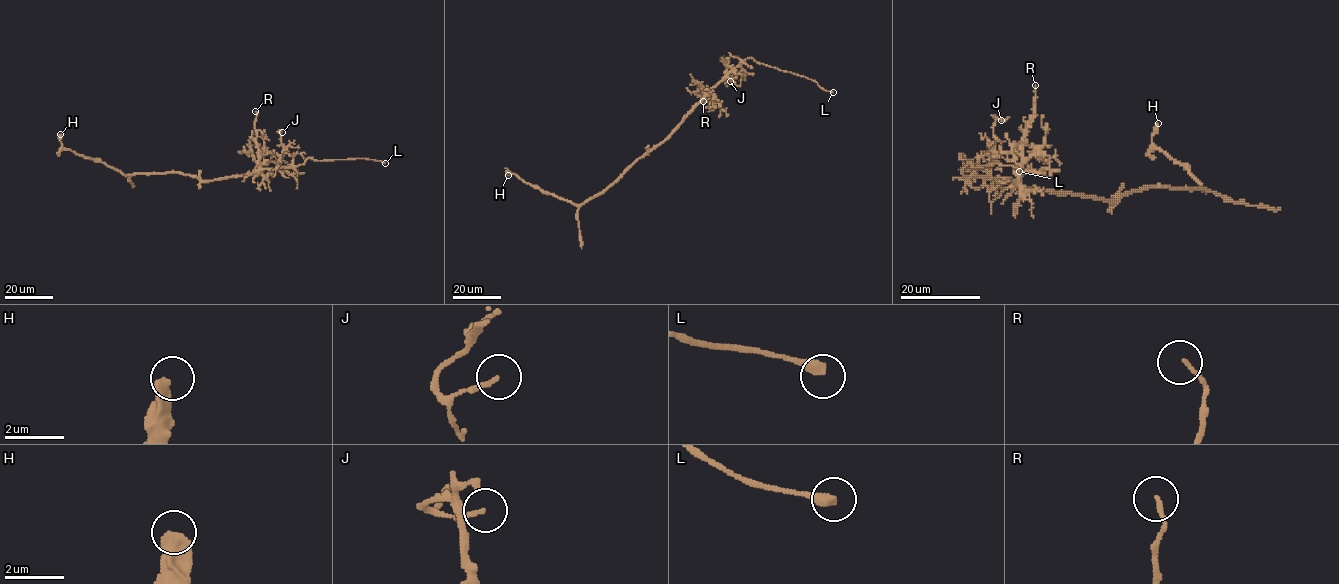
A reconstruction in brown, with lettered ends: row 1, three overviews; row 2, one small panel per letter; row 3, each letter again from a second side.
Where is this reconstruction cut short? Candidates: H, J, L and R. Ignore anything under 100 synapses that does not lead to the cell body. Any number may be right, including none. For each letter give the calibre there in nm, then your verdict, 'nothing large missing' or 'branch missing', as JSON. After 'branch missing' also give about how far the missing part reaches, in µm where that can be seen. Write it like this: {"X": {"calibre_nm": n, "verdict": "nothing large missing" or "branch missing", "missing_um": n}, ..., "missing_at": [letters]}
{"H": {"calibre_nm": 460, "verdict": "nothing large missing"}, "J": {"calibre_nm": 130, "verdict": "nothing large missing"}, "L": {"calibre_nm": 360, "verdict": "branch missing", "missing_um": 10}, "R": {"calibre_nm": 120, "verdict": "nothing large missing"}, "missing_at": ["L"]}

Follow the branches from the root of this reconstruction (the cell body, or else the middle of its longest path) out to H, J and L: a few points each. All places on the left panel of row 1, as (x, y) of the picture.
H: (219, 179), (201, 180), (178, 172), (123, 175), (102, 162), (66, 149), (60, 134)
J: (219, 179), (258, 175), (263, 169), (275, 169), (283, 152), (281, 134), (277, 131), (282, 132)
L: (219, 179), (258, 175), (265, 169), (298, 166), (309, 157), (318, 161), (365, 158), (385, 163)

